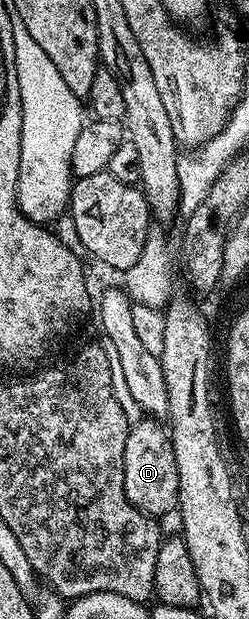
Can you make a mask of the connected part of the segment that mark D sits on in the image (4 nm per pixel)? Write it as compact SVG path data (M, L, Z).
M141 418L130 427L127 434L127 446L123 450L123 490L133 505L147 516L162 518L169 511L178 507L177 491L179 490L179 470L175 466L173 441L170 433L164 427L160 428L158 421L153 418Z

